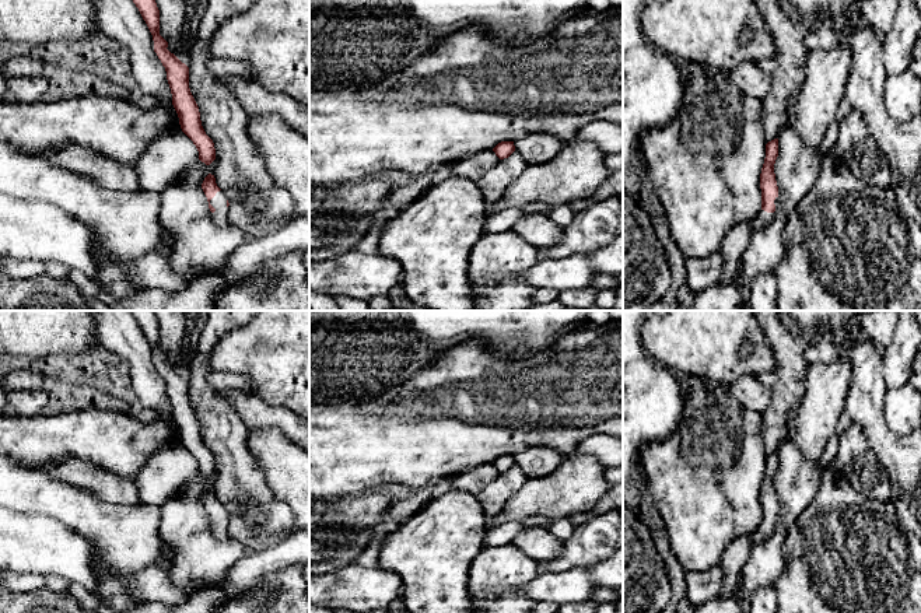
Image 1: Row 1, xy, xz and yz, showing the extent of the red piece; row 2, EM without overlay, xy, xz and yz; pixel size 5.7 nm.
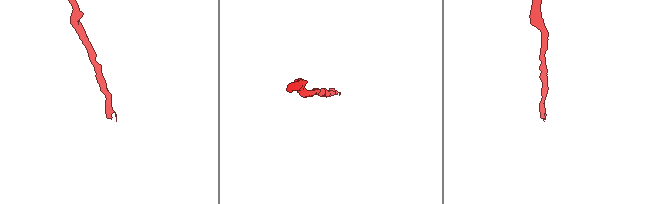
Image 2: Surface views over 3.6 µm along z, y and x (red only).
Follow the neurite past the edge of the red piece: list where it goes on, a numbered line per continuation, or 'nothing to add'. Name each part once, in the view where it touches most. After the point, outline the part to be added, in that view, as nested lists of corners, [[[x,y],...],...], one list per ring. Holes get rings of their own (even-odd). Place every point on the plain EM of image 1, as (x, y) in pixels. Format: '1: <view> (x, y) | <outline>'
1: xy (219, 515) | [[[223,504],[216,507],[216,509],[210,514],[210,518],[216,522],[216,525],[211,526],[214,536],[218,539],[230,539],[227,530],[228,528],[227,511]]]

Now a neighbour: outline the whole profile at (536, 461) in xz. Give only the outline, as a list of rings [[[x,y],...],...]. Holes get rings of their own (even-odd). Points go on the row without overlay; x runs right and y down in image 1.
[[[530,446],[514,455],[515,465],[528,479],[553,473],[565,459],[565,455],[549,446]]]

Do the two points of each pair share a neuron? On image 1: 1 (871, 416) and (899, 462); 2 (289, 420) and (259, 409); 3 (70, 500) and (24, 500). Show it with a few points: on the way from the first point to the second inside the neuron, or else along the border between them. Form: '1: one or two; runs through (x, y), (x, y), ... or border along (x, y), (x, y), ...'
1: one; runs through (875, 427), (879, 437), (893, 451)
2: one; runs through (282, 417), (266, 414)
3: one; runs through (59, 500), (35, 500)

